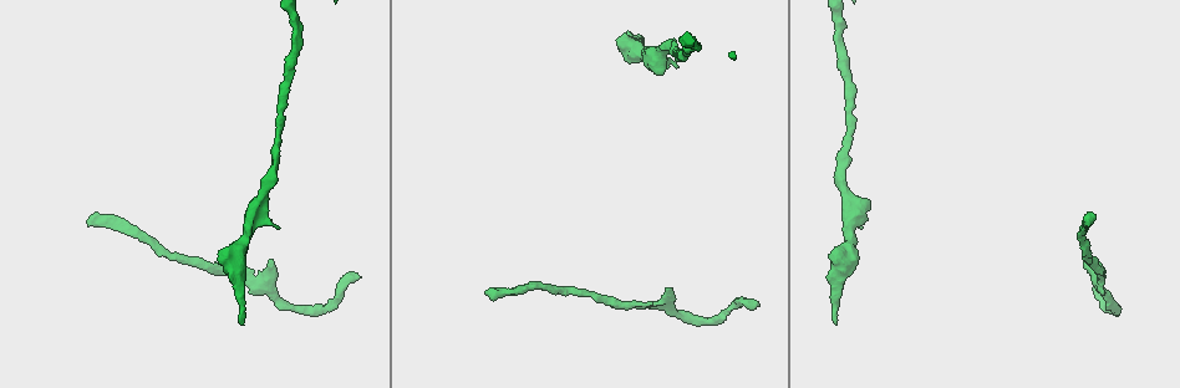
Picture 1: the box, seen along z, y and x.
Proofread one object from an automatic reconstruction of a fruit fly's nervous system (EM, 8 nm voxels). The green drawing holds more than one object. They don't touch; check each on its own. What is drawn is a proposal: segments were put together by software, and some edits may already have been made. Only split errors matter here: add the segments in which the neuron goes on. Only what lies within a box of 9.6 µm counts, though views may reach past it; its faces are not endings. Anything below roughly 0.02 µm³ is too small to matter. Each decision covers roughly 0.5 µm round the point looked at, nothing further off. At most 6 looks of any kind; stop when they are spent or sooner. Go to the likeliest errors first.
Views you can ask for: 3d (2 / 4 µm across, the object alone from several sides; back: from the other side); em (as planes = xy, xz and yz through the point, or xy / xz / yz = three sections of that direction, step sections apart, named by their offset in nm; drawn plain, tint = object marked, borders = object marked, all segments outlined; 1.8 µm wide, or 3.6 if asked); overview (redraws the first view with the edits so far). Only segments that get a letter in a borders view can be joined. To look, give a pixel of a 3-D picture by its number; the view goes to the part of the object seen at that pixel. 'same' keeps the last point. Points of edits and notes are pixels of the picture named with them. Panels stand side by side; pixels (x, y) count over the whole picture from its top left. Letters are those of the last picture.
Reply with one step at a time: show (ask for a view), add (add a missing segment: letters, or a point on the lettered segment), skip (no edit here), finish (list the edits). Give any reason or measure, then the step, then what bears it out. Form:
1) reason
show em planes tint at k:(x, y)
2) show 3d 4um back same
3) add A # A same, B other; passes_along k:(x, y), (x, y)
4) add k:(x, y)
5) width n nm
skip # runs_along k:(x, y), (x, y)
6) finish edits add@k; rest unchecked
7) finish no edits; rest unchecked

free end
show 3d 4um back at 1:(241, 324)

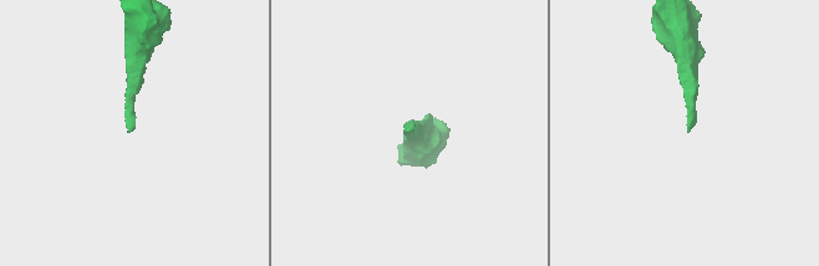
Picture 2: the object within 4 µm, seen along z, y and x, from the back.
show em xy step 8 borders at 2:(128, 130)

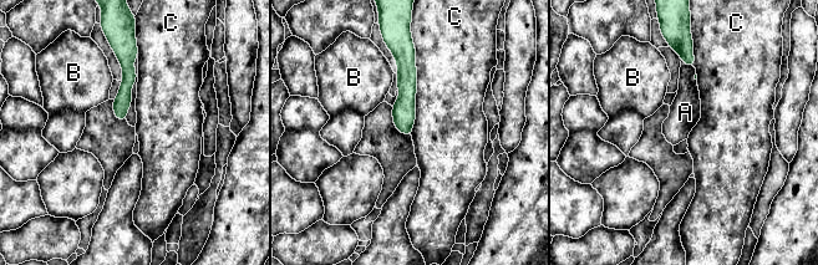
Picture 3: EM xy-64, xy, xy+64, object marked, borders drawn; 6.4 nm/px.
skip # A other, B other, C other; no lettered segment goes on from it

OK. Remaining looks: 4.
free end
show 3d 4um at 1:(1083, 264)

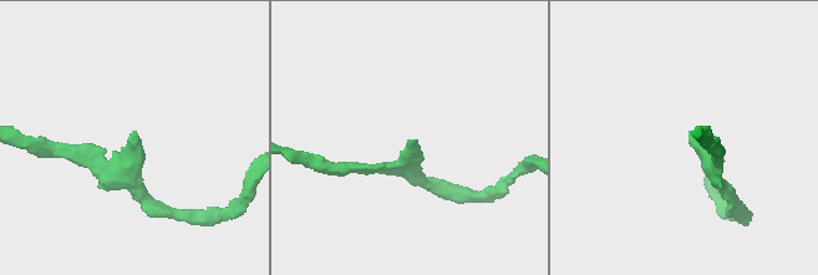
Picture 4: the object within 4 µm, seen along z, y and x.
need the tissue
show em 3.6um planes tint at 4:(133, 133)

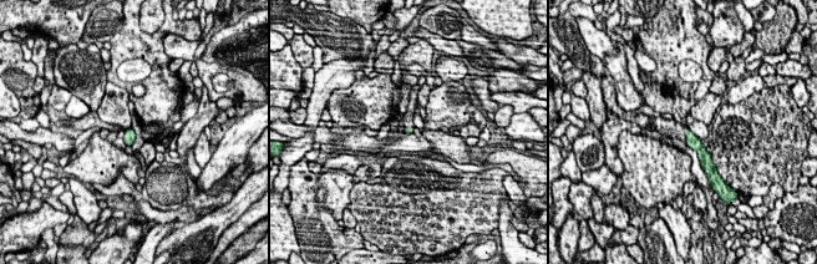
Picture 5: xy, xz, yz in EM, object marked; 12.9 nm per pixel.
show em 3.6um planes borders same

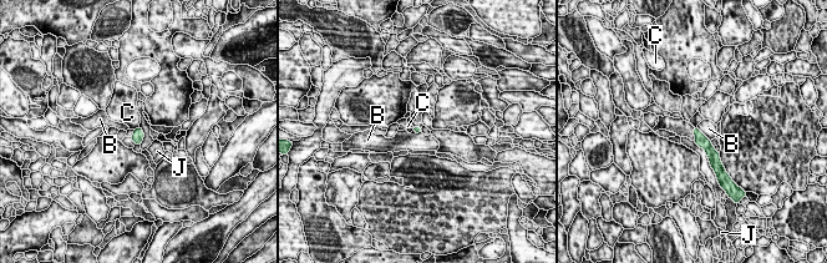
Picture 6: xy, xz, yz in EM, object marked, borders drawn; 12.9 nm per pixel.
skip # B other, C other, J other; border 6:(696, 127), (710, 140); no lettered segment goes on from it

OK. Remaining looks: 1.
finish no edits; rest unchecked

